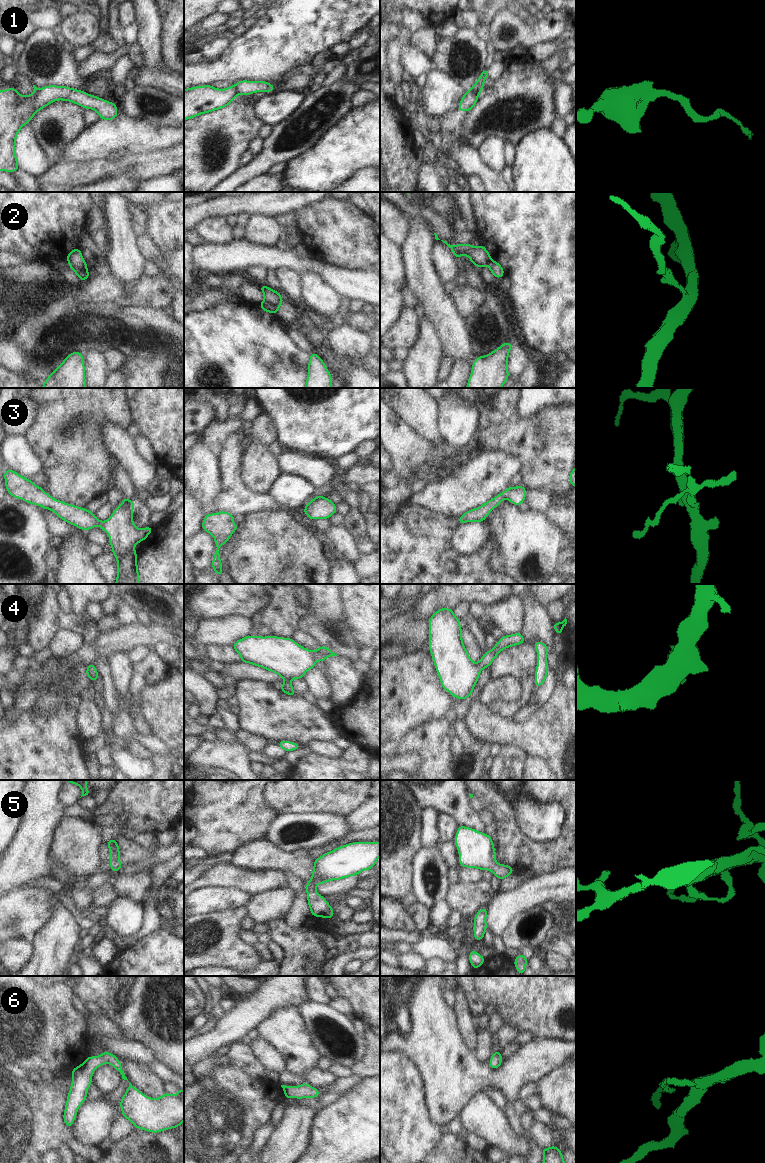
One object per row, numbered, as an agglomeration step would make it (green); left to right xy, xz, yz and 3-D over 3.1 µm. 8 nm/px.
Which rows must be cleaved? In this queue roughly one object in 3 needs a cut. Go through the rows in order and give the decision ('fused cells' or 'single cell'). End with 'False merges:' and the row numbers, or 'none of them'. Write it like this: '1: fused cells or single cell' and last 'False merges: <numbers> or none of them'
1: fused cells
2: fused cells
3: single cell
4: single cell
5: single cell
6: single cell
False merges: 1, 2

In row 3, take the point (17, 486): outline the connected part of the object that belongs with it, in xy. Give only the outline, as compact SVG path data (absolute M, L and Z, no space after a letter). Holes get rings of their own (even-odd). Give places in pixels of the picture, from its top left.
M12 469L3 474L5 487L13 498L38 505L53 511L63 521L81 530L90 530L99 526L109 535L112 553L117 560L115 584L140 584L137 565L137 551L134 547L144 541L154 528L147 526L139 529L133 523L135 503L124 496L121 505L113 509L106 521L98 520L94 513L72 504L57 500L38 487L30 479L20 476Z

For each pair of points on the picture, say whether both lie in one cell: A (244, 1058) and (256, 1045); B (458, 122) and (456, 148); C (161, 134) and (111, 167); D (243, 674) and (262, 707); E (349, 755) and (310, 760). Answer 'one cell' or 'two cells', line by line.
A: two cells
B: one cell
C: two cells
D: two cells
E: one cell

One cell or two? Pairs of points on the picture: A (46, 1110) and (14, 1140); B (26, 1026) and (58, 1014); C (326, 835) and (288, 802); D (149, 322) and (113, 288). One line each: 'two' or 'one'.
A: one
B: one
C: two
D: two

